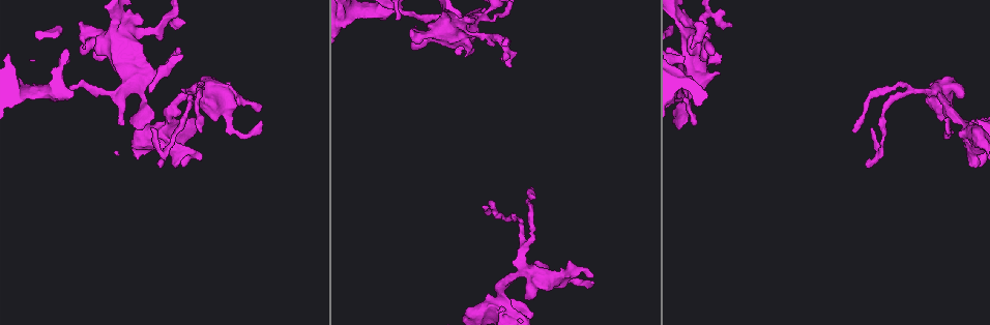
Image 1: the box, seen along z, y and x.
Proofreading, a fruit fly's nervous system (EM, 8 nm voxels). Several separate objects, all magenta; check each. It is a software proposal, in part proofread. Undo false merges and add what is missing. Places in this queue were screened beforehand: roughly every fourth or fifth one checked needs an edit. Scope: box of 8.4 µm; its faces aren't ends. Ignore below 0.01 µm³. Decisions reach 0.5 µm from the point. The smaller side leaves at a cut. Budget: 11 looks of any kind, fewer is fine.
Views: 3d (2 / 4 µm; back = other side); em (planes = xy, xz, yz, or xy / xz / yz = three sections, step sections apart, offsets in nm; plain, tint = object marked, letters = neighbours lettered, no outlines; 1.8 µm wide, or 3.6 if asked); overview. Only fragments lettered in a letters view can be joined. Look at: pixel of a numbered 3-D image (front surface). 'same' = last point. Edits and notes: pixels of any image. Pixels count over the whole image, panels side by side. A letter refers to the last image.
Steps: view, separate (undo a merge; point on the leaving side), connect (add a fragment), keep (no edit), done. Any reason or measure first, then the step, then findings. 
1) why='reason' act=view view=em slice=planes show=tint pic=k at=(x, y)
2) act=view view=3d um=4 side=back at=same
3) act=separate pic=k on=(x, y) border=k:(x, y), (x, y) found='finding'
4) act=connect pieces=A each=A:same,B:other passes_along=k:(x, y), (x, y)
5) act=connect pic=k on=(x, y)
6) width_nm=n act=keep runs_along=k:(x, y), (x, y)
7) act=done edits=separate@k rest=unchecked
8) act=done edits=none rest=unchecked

why='free end' act=view view=em slice=xy step=8 show=letters pic=1 at=(121, 122)

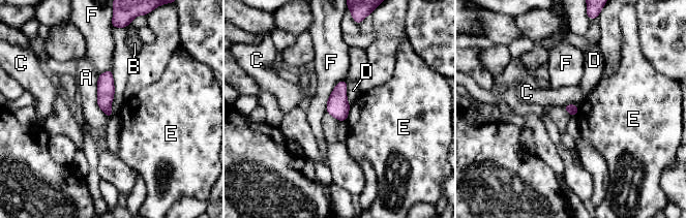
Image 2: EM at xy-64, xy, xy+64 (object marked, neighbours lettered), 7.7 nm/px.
why='another direction' act=view view=em slice=planes show=letters at=same

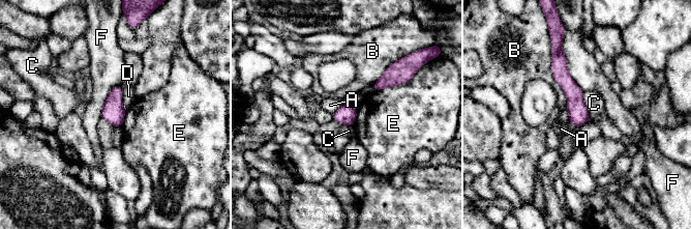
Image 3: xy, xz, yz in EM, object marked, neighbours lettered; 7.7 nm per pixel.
width_nm=150 act=keep each=A:other,B:other,C:other,D:other,E:other,F:other found='no lettered fragment goes on from it'

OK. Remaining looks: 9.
why='sudden change in width' act=view view=em slice=planes show=letters pic=1 at=(88, 33)

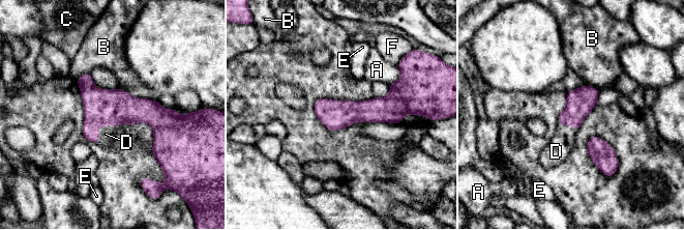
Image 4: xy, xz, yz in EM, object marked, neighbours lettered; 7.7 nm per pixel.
longest_contact=B:300nm act=connect pieces=D each=A:other,B:other,C:other,D:same,E:other,F:other passes_along=4:(101, 107), (100, 125), (106, 134) found='the neuron continues'

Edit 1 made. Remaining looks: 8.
why='branch stops here' act=view view=em slice=planes show=tint pic=1 at=(178, 25)

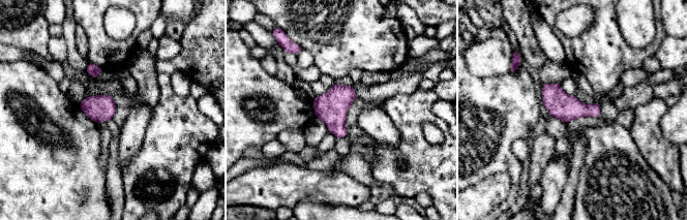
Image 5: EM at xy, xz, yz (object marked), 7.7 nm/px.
act=view view=em slice=planes show=letters at=same

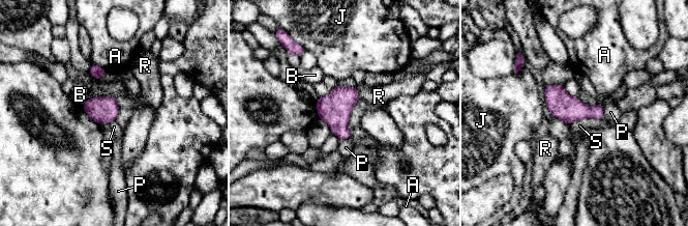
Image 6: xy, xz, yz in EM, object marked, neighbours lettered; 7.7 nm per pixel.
longest_contact=S:280nm act=keep each=A:other,B:other,J:other,P:other,R:other,S:other border=6:(602, 117), (576, 119), (569, 124) found='no lettered fragment goes on from it'

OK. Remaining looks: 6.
why='an open end' act=view view=3d um=2 pic=1 at=(261, 110)

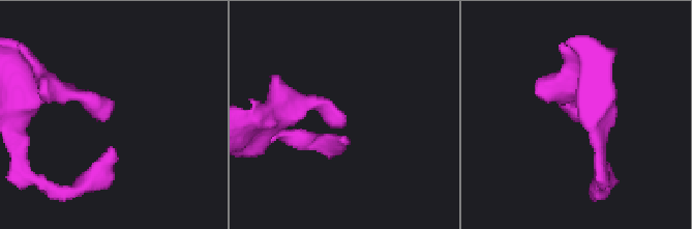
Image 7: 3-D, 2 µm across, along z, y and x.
act=view view=em slice=planes show=plain pic=7 at=(343, 122)

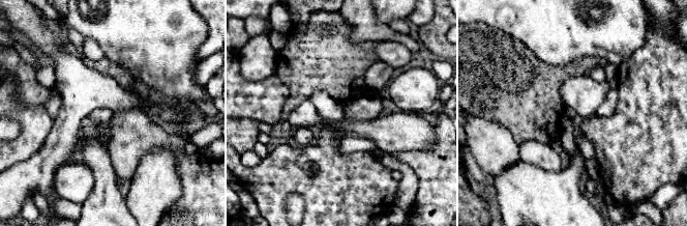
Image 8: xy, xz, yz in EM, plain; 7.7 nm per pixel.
why='what lies round it' act=view view=em slice=planes show=letters at=same

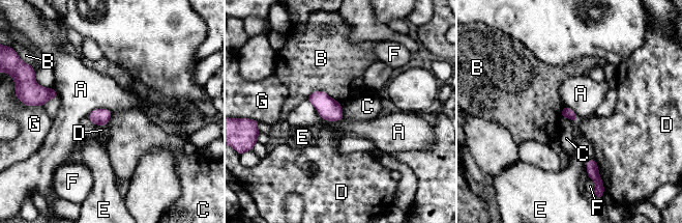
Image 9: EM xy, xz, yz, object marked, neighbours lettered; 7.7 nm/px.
longest_contact=A:320nm act=keep each=A:other,B:other,C:other,D:other,E:other,F:other,G:other found='none of them fits'

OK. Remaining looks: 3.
act=done edits=connect@4 rest=unchecked

